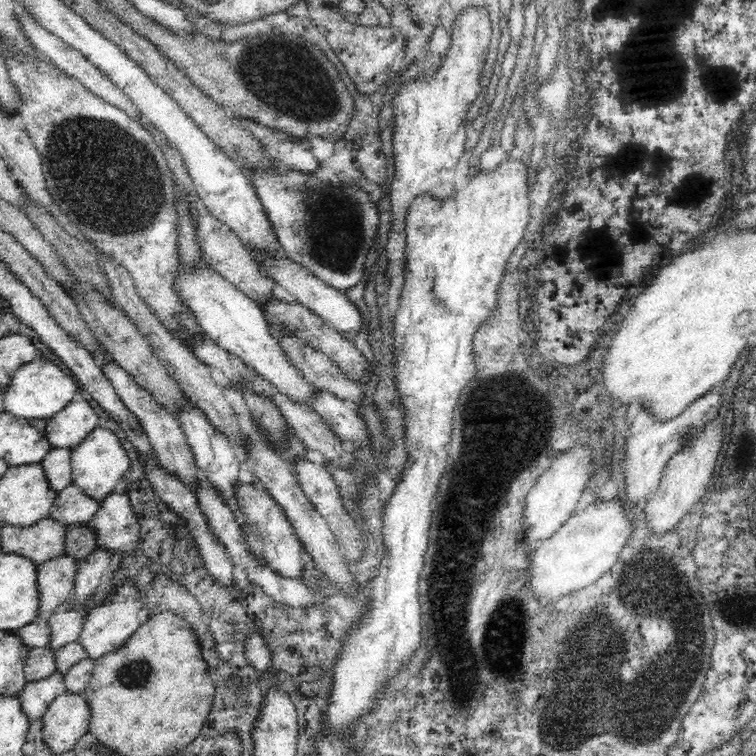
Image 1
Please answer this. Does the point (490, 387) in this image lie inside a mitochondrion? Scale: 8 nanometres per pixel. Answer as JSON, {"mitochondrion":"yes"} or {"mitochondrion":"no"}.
{"mitochondrion":"yes"}

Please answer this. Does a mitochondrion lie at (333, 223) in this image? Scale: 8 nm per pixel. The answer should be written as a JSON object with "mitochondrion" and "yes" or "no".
{"mitochondrion":"yes"}

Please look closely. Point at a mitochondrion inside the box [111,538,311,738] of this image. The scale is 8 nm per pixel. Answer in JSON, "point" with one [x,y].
{"point":[134,674]}

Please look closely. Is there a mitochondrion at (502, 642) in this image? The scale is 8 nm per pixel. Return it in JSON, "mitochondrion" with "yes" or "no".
{"mitochondrion":"yes"}

